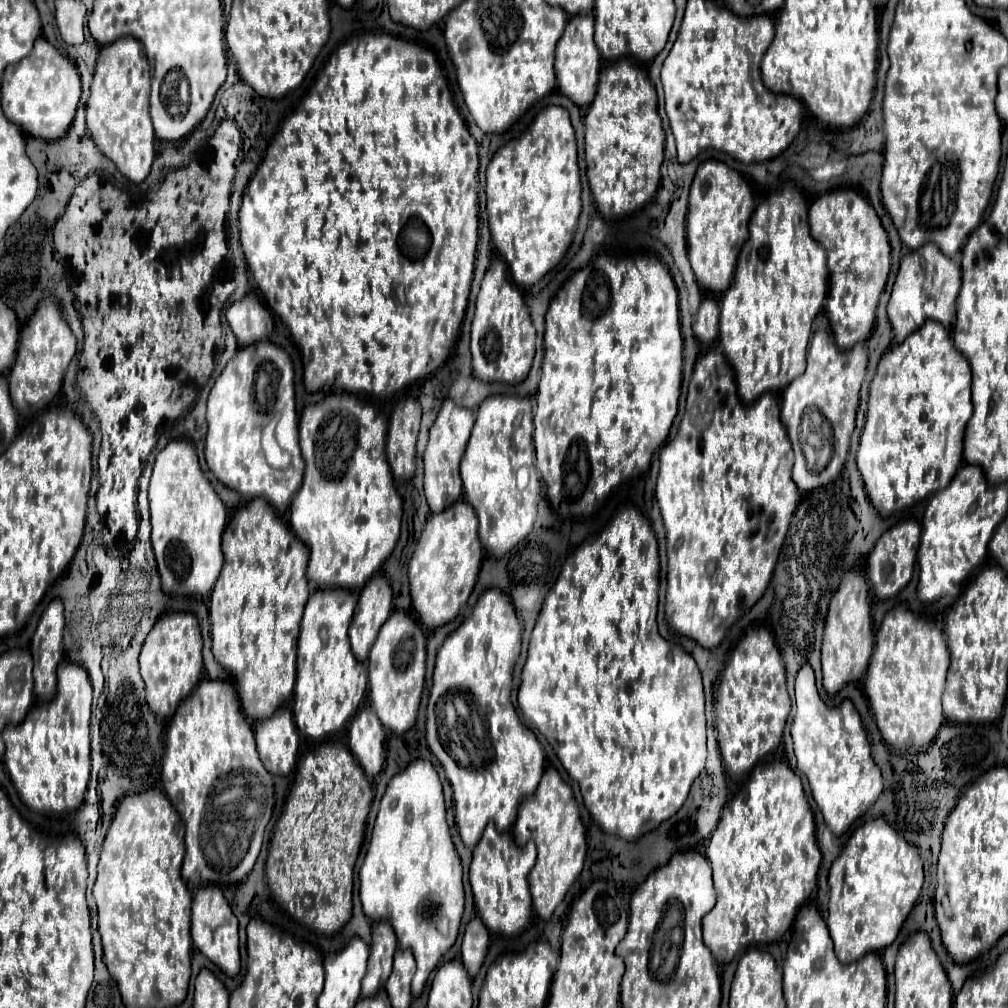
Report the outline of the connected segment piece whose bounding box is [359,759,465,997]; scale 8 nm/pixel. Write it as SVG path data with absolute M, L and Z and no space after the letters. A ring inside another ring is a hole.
M411 761L405 771L389 781L359 879L365 915L375 923L387 921L397 935L399 947L411 949L417 961L411 995L419 997L431 971L453 947L465 907L463 871L445 819L443 787L429 761ZM425 899L437 899L437 909L427 911Z

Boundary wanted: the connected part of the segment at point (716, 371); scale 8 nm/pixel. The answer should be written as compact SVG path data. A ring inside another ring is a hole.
M707 349L701 359L695 365L695 373L693 379L689 383L689 397L687 397L687 407L685 407L685 417L681 421L681 427L675 435L673 441L669 441L663 449L661 449L661 471L659 471L659 479L657 479L657 503L661 509L661 517L663 517L663 525L665 525L665 533L667 533L667 597L665 597L665 621L669 623L669 627L683 635L693 639L695 643L699 643L703 649L715 649L723 639L727 629L745 613L749 611L765 593L769 579L773 577L773 567L777 565L779 559L779 551L781 551L781 543L787 535L791 517L797 509L799 503L799 493L795 483L791 481L791 467L793 467L793 449L787 437L785 427L781 425L779 419L779 403L777 397L771 393L761 395L761 399L745 405L741 403L739 395L737 395L737 383L733 377L733 371L725 359L725 355L719 349Z

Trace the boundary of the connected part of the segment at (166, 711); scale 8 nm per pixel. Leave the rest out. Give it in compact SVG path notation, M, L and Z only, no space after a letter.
M165 613L159 617L151 633L143 643L139 657L141 677L145 681L149 709L159 719L171 719L177 707L193 693L193 687L203 677L203 657L201 657L201 629L193 613Z

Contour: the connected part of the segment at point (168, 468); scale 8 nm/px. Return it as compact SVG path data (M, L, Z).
M171 441L157 455L149 483L149 511L151 547L163 591L171 597L205 597L213 589L223 565L221 535L227 523L227 509L203 475L191 441Z

